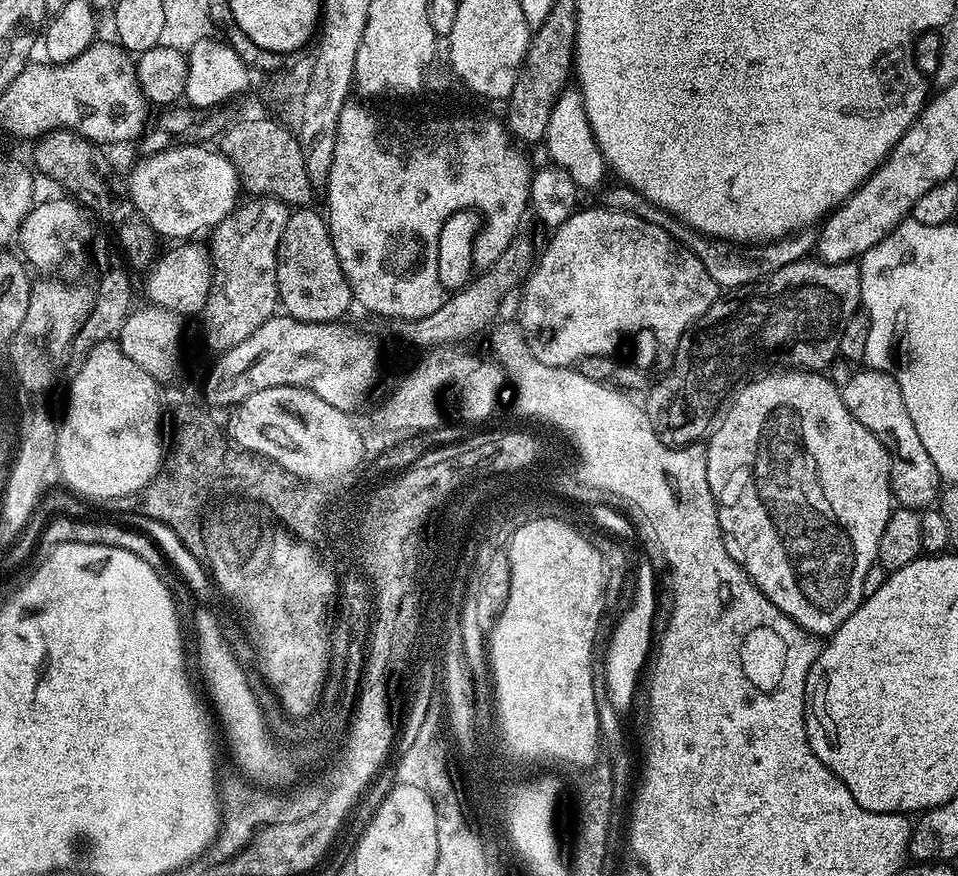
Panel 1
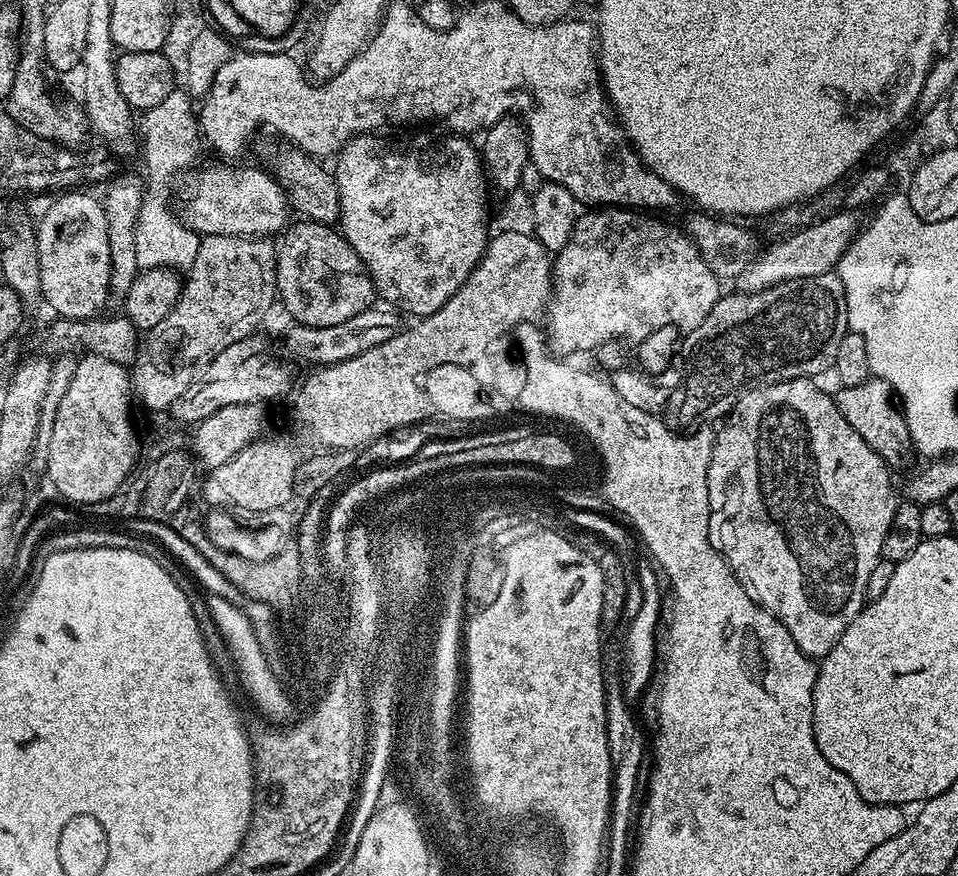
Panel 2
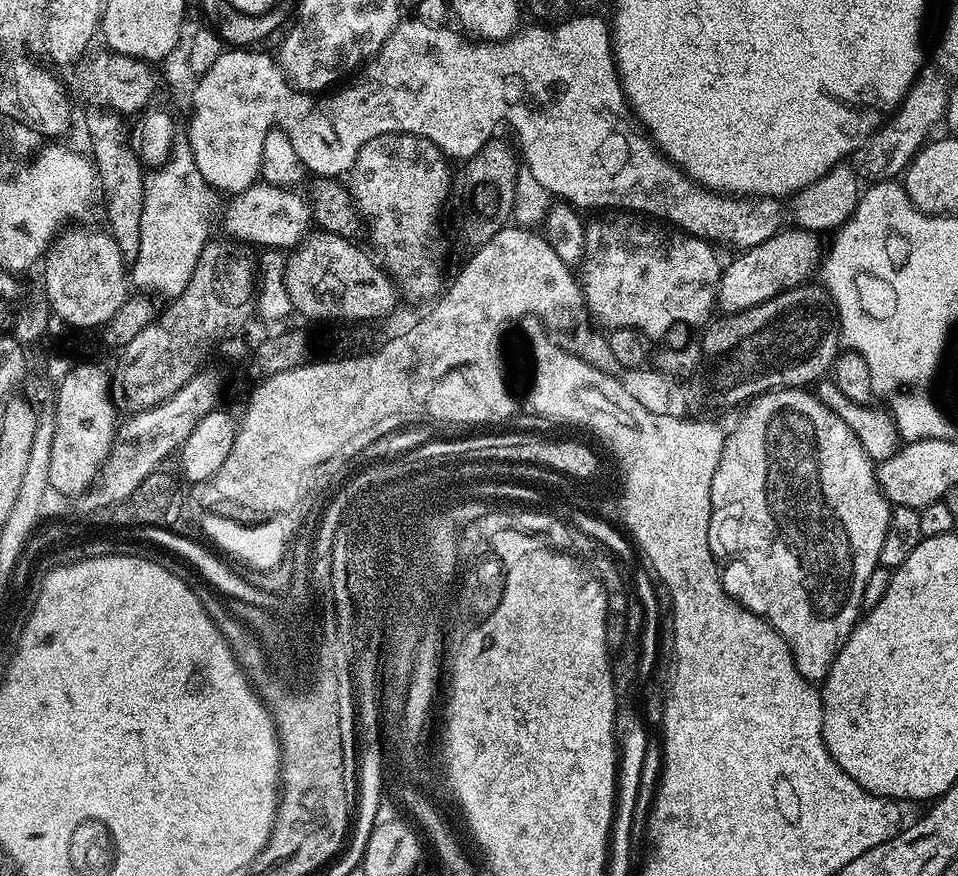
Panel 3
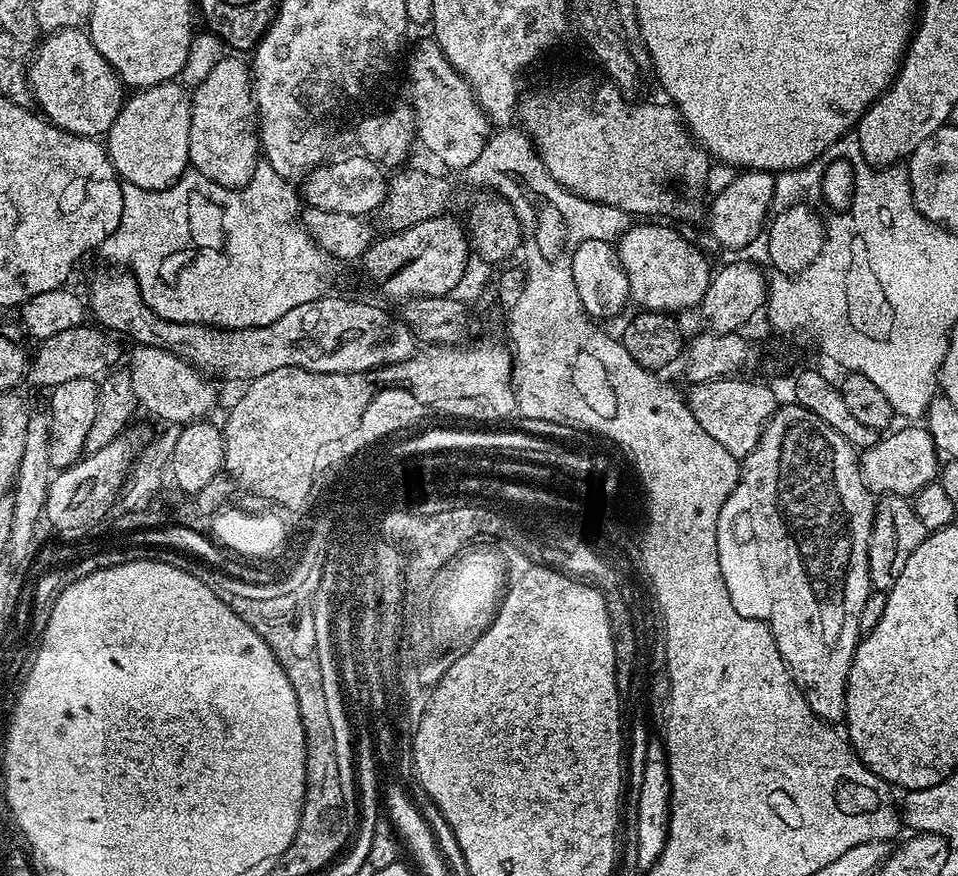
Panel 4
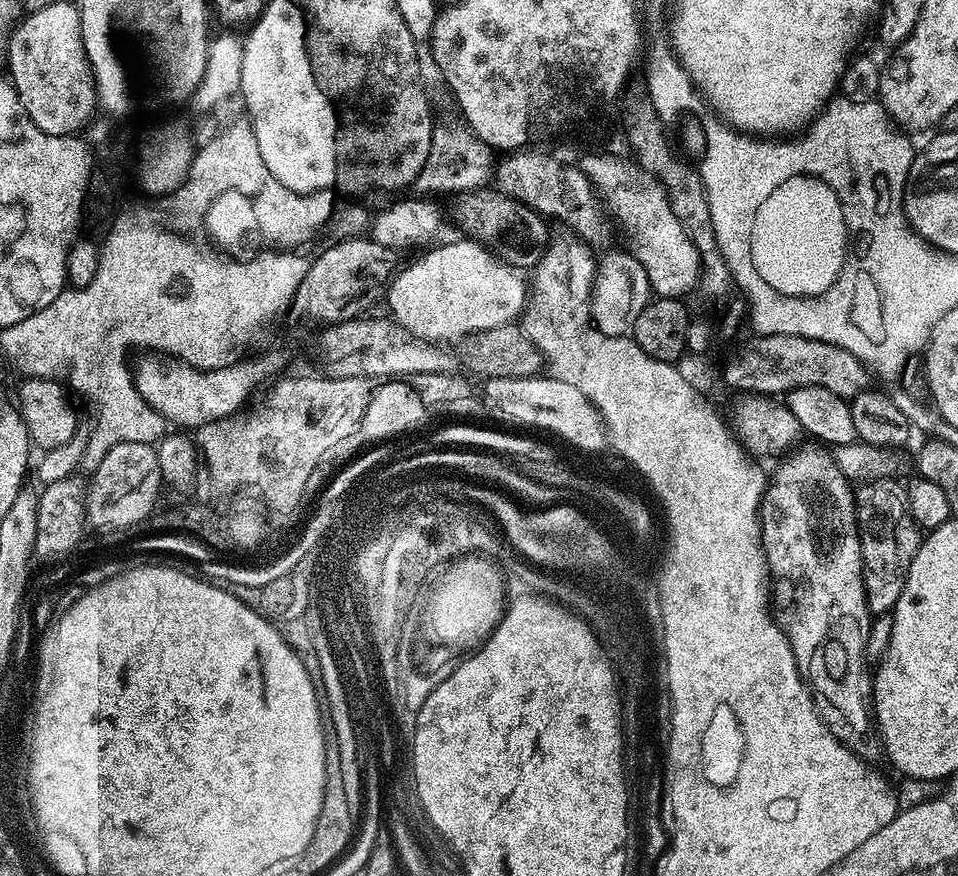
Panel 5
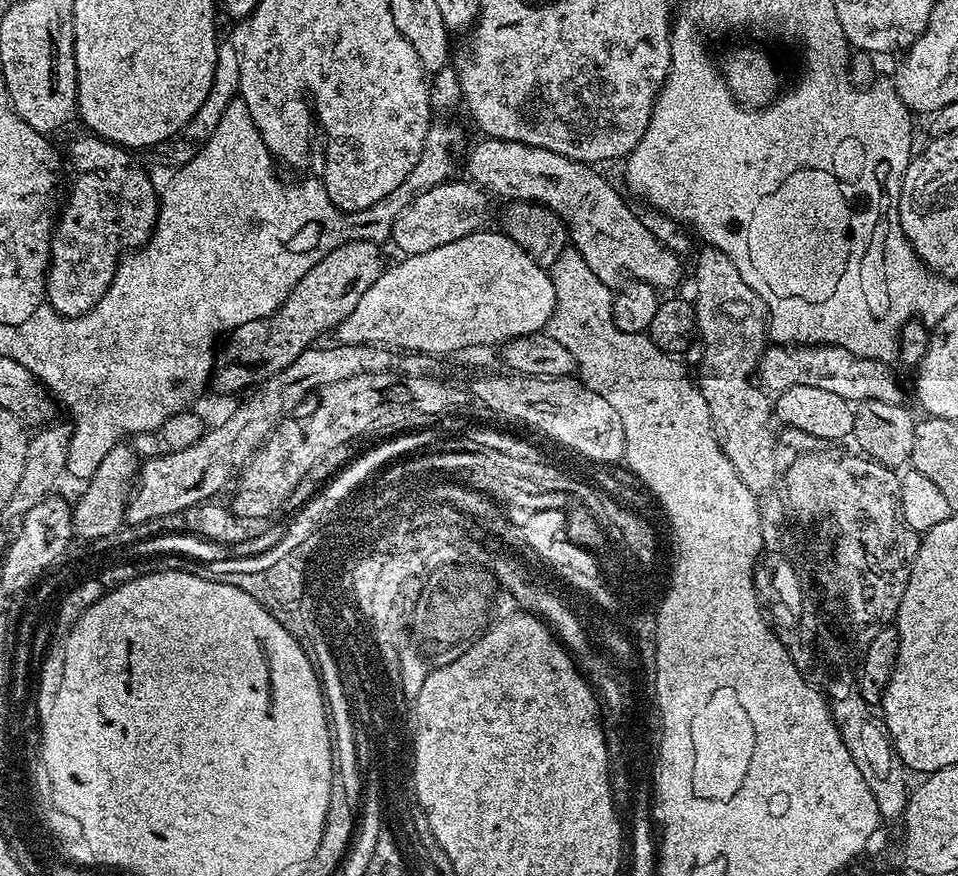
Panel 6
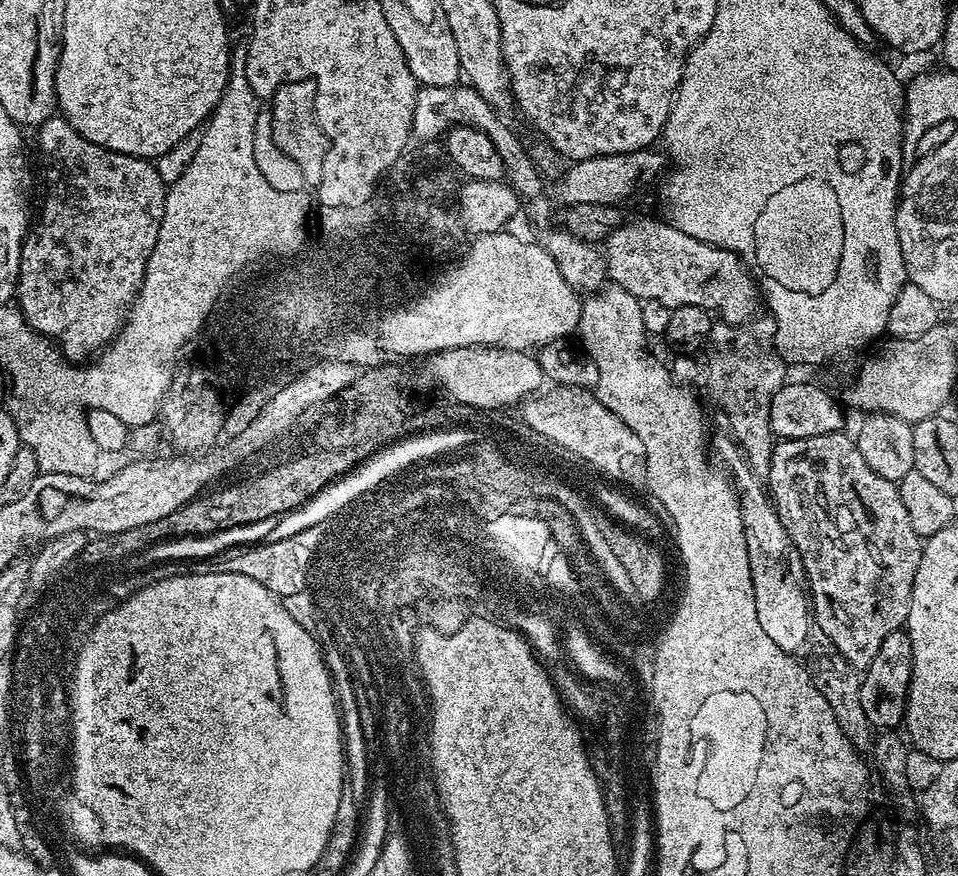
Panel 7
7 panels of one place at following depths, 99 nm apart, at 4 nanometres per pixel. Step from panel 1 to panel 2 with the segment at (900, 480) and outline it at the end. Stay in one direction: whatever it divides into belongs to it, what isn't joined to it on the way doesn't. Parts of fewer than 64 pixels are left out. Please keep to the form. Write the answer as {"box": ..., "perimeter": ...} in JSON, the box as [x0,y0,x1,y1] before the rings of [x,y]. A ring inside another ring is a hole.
{"box":[834,378,914,469],"perimeter":[[[869,378],[862,382],[862,386],[838,391],[834,399],[842,418],[846,418],[846,422],[854,426],[854,430],[858,430],[862,442],[866,442],[866,446],[870,446],[870,450],[874,450],[874,454],[878,454],[878,458],[882,458],[889,469],[904,468],[911,462],[914,449],[904,410],[886,381]]]}

